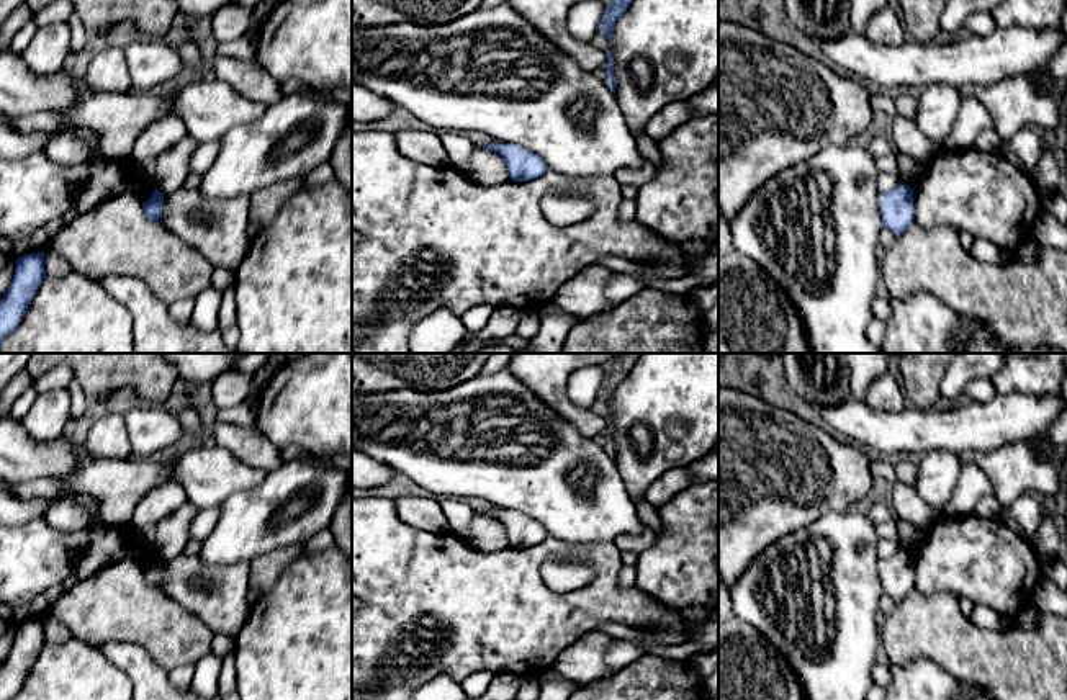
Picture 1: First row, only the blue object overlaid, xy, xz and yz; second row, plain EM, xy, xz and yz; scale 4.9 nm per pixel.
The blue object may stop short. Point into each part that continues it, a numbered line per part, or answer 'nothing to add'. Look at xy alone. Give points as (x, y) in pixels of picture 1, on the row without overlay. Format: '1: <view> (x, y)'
nothing to add

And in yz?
nothing to add

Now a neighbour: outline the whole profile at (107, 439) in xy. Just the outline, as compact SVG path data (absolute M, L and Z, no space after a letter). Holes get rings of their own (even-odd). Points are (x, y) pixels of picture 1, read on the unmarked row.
M108 414L97 420L83 443L85 453L93 460L126 460L133 456L131 442L123 414Z

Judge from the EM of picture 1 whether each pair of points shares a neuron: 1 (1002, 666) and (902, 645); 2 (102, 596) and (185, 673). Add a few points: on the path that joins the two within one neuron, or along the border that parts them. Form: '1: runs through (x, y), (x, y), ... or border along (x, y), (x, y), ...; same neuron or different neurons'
1: runs through (977, 658), (956, 645), (927, 645); same neuron
2: border along (192, 664), (179, 664), (167, 671); different neurons

